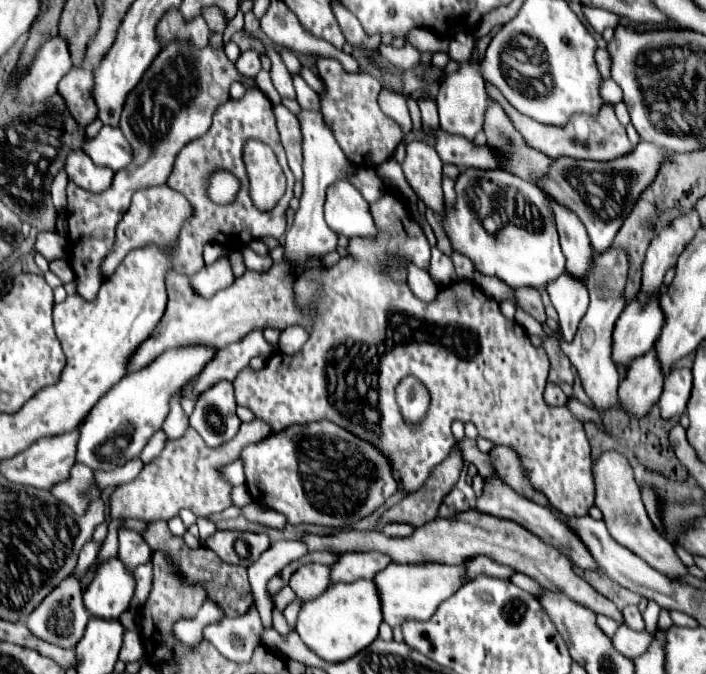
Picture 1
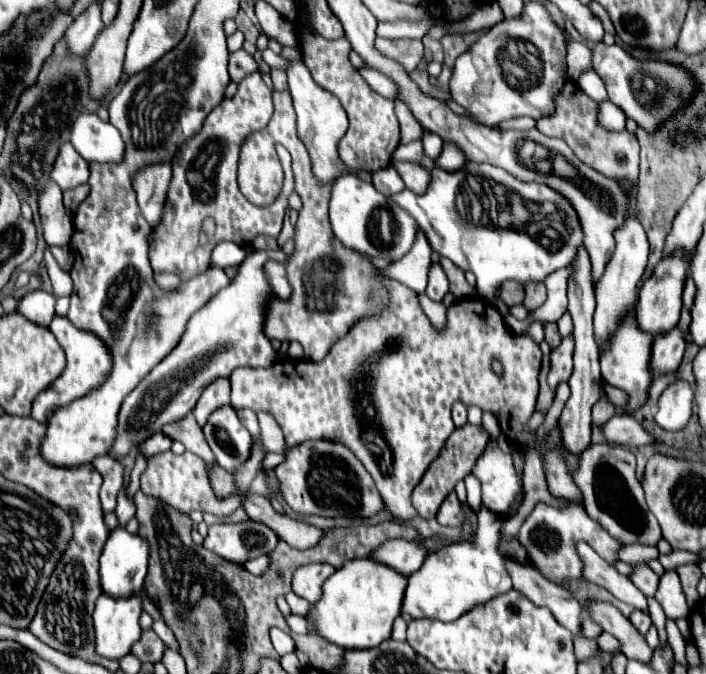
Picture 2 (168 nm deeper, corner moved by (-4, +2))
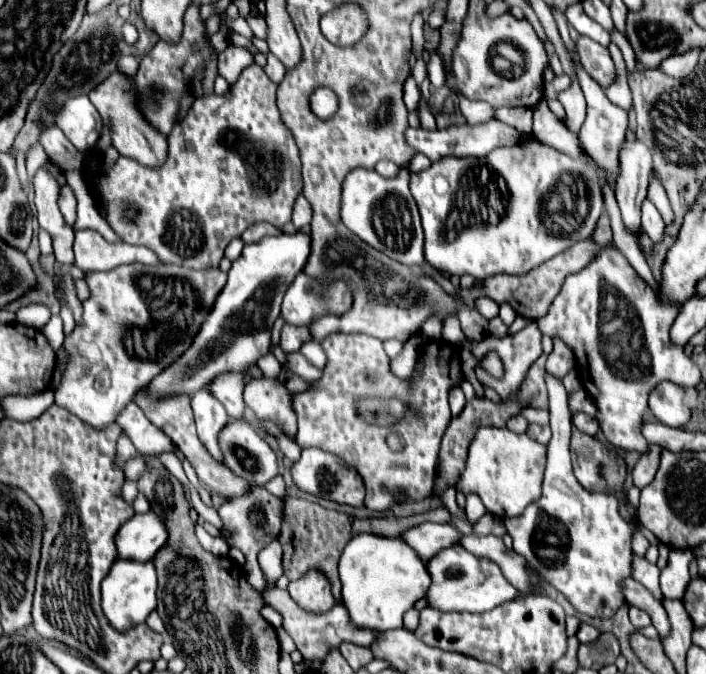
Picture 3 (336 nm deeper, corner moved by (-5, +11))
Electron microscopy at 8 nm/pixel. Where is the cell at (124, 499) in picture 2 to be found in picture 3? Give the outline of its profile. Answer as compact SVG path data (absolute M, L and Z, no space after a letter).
M132 459L124 465L124 479L126 481L138 481L140 479L140 473L144 473L146 465L142 459Z

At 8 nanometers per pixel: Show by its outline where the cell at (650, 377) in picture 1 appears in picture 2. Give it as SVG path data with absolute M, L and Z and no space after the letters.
M679 328L661 334L653 342L653 356L651 356L651 370L653 374L663 374L679 368L683 352L685 352L685 334Z

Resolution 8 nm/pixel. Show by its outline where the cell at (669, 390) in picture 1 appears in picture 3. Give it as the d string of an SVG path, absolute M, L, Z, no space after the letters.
M662 381L650 393L650 411L670 427L684 427L690 421L690 407L684 403L684 389L672 381Z

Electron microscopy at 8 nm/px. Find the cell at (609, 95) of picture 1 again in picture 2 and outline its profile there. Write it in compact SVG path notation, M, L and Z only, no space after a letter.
M585 70L585 72L581 72L581 76L579 76L579 80L577 80L577 86L579 86L589 98L593 98L595 102L599 102L599 100L607 100L605 84L601 84L601 78L599 78L593 70Z

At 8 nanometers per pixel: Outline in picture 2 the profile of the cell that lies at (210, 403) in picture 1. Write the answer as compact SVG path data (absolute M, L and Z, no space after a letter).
M223 406L221 410L213 412L203 428L203 434L217 458L217 464L229 474L235 474L249 460L253 440L241 426L231 406Z

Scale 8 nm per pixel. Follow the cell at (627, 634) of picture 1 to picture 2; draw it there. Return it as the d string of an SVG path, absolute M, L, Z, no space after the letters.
M603 632L603 634L597 638L597 644L599 644L599 648L605 650L605 652L617 652L617 650L619 650L617 640L615 640L611 634L607 634L607 632Z

